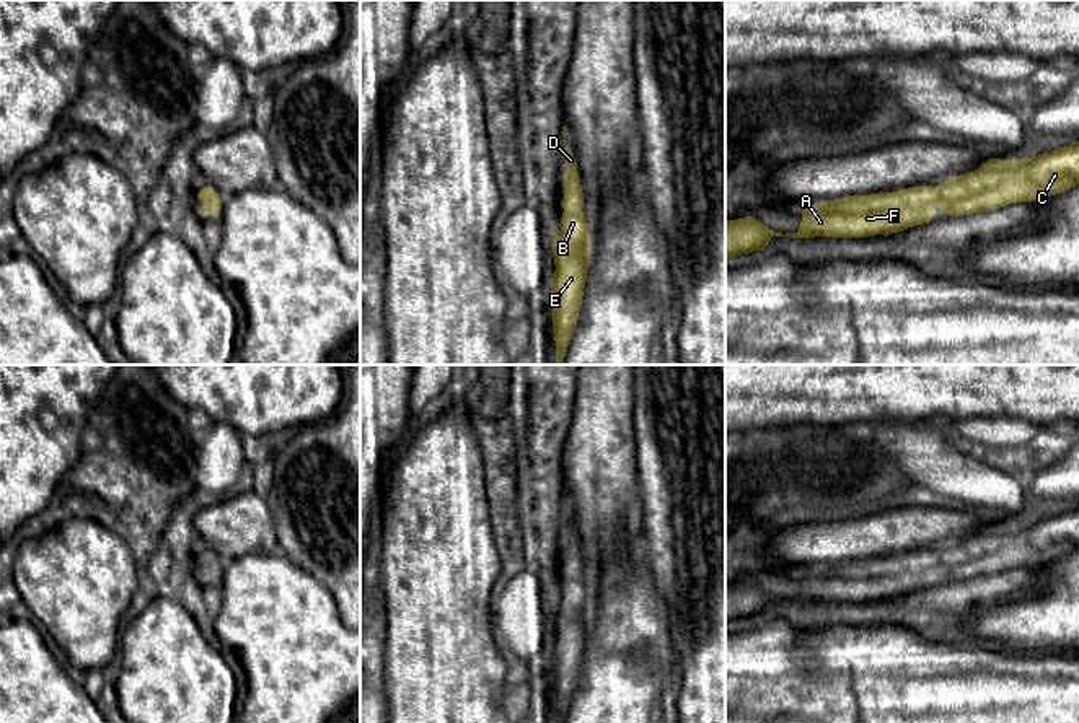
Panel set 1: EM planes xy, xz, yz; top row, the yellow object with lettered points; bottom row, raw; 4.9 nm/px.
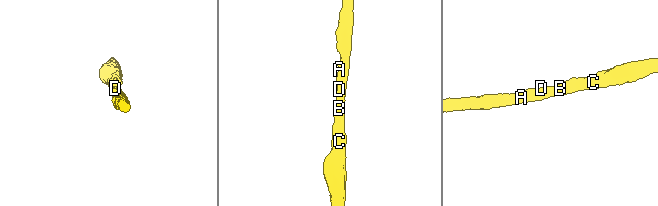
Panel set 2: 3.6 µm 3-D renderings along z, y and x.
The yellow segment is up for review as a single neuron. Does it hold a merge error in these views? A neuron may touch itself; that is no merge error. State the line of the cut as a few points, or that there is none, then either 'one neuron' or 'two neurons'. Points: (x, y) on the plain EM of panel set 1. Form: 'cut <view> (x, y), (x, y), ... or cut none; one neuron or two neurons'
cut none; one neuron

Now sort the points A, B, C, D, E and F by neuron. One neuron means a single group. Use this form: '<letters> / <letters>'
A B C D E F

